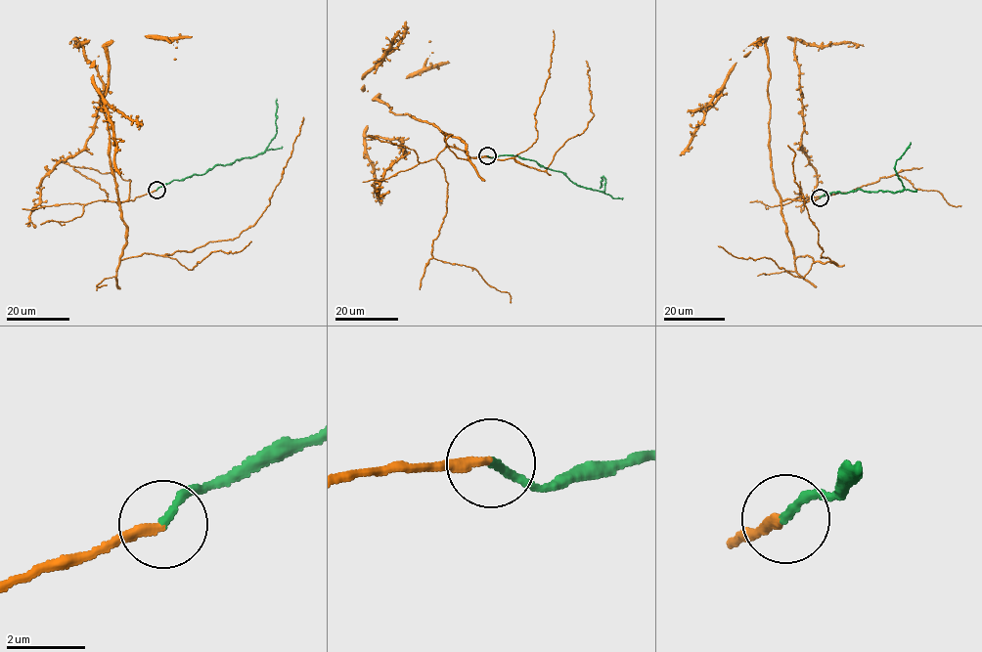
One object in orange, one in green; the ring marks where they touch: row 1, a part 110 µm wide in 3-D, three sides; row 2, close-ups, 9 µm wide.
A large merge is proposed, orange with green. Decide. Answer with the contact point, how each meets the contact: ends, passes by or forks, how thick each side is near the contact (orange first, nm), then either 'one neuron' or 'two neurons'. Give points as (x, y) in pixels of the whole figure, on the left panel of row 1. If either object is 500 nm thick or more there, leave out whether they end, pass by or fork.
(156, 190) | orange ends | green ends | 240/200 nm | one neuron

